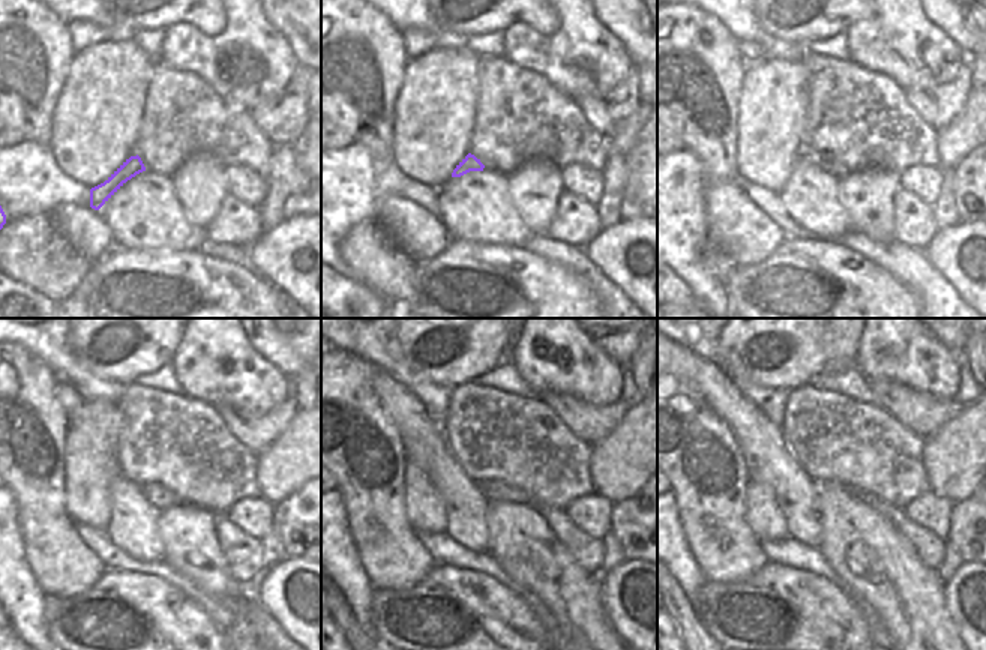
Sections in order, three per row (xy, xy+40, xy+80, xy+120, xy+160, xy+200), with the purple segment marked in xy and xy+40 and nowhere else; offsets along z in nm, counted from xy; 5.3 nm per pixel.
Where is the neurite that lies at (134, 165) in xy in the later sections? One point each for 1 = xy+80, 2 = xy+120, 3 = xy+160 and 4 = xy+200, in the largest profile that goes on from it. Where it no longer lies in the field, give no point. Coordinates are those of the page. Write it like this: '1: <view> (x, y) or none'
1: xy+80 (823, 159)
2: xy+120 (162, 499)
3: xy+160 (587, 551)
4: xy+200 (931, 548)

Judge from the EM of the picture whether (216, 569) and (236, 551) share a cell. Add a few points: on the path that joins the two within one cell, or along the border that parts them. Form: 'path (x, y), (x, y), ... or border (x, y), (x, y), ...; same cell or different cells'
border (216, 527), (228, 571), (239, 581), (254, 583); different cells

